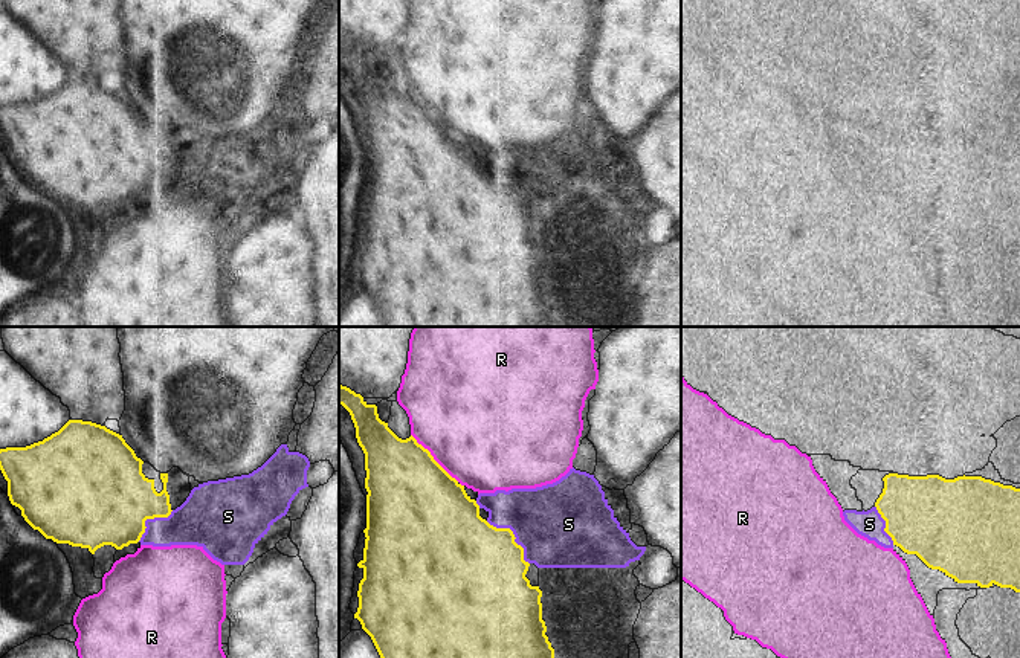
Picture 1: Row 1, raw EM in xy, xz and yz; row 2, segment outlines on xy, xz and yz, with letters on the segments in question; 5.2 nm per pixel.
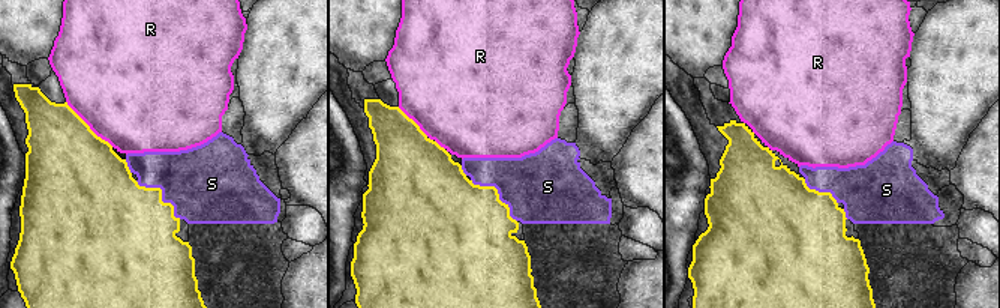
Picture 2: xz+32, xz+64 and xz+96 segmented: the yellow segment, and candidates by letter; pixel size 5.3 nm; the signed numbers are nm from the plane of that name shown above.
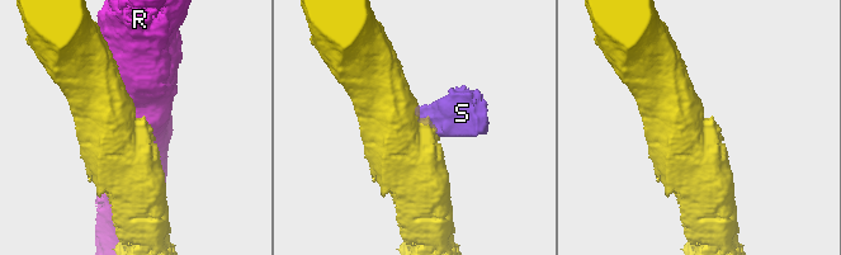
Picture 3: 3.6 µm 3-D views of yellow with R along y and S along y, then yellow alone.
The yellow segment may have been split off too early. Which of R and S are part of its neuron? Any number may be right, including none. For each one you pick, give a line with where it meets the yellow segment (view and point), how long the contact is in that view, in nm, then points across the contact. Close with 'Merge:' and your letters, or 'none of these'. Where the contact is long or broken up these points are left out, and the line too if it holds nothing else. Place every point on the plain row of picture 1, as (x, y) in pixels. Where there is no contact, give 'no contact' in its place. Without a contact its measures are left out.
Merge: none of these

